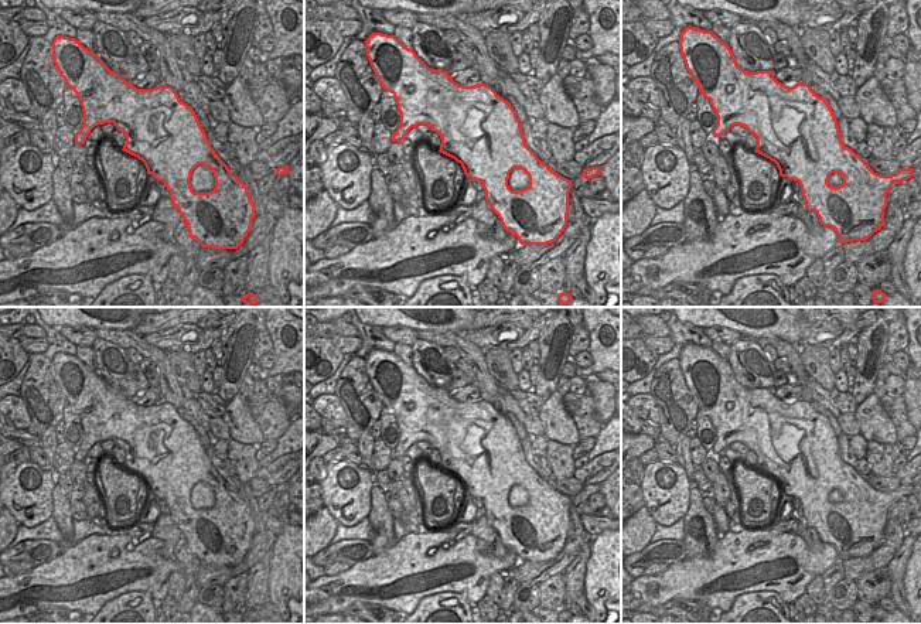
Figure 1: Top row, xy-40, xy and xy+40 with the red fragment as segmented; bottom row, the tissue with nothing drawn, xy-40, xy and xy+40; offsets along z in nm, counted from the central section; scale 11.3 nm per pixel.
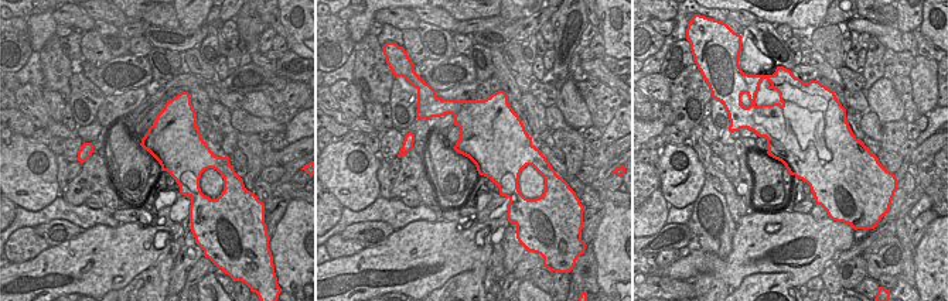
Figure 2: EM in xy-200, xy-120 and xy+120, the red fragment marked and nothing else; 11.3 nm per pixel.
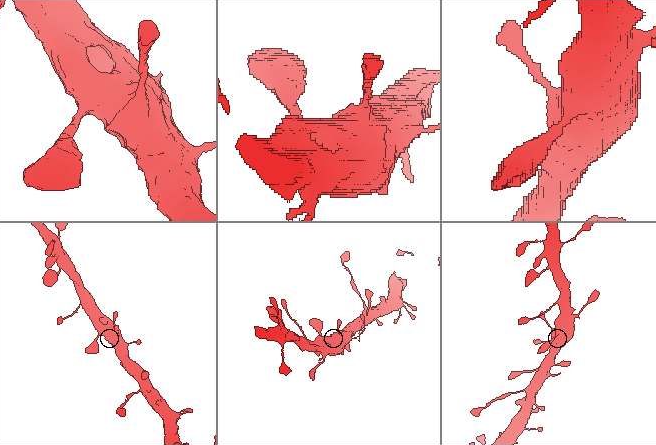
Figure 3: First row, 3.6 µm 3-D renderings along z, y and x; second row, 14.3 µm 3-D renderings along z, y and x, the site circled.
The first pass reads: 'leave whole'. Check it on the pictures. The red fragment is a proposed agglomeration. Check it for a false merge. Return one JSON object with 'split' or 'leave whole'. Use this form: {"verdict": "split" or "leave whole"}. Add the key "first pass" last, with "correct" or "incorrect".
{"verdict": "leave whole", "first pass": "correct"}

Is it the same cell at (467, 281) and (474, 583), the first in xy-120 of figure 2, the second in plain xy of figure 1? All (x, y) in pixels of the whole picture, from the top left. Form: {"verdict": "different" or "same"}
{"verdict": "different"}

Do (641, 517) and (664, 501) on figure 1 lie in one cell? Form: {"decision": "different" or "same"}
{"decision": "different"}

